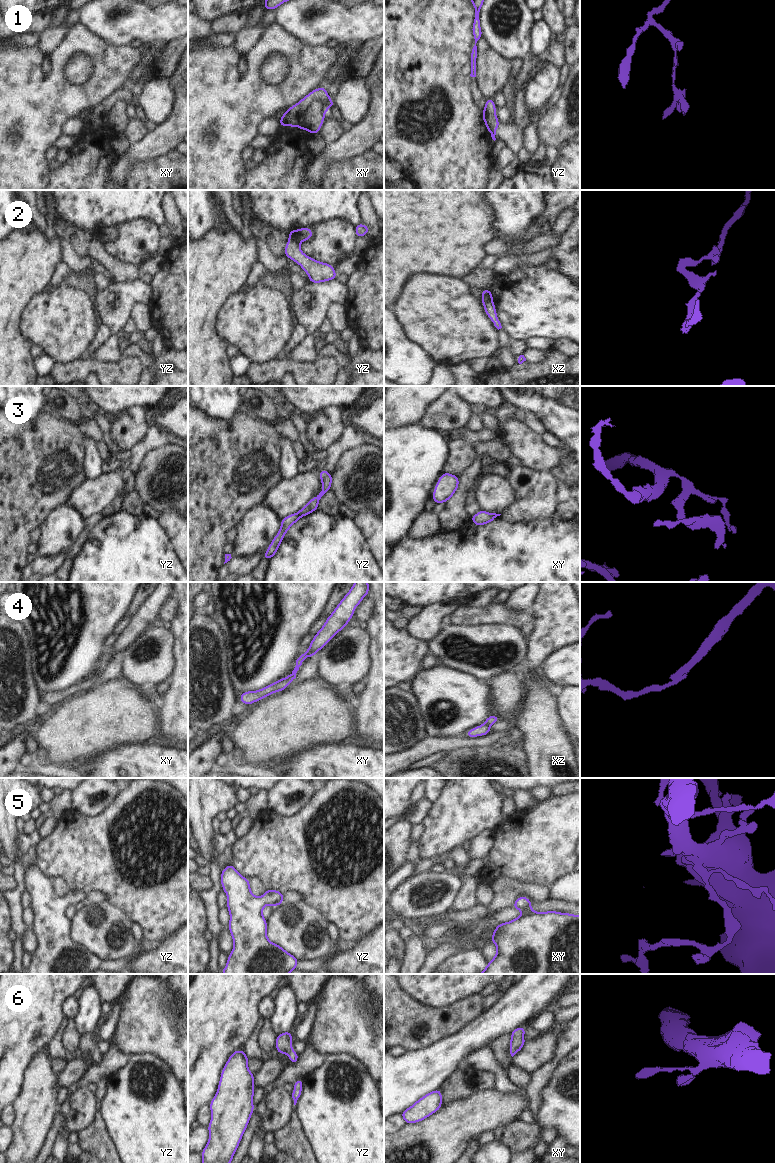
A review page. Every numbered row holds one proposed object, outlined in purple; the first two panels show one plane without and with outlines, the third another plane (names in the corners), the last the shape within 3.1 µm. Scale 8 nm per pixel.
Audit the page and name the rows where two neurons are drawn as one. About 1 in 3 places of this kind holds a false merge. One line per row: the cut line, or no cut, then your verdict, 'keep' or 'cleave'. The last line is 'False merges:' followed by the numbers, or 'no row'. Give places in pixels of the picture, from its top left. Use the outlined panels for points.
1: no cut | keep
2: xz (490, 291), (482, 298) | cleave
3: yz (296, 513), (299, 517) | cleave
4: xz (483, 724), (488, 726) | cleave
5: no cut | keep
6: no cut | keep
False merges: 2, 3, 4

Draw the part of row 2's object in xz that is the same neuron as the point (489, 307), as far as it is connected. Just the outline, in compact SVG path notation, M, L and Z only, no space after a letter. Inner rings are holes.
M488 293L486 298L482 298L481 302L484 305L484 310L486 315L490 318L494 326L499 330L502 328L501 323L498 319L498 316L496 314L496 307L493 303L493 296L492 293Z

